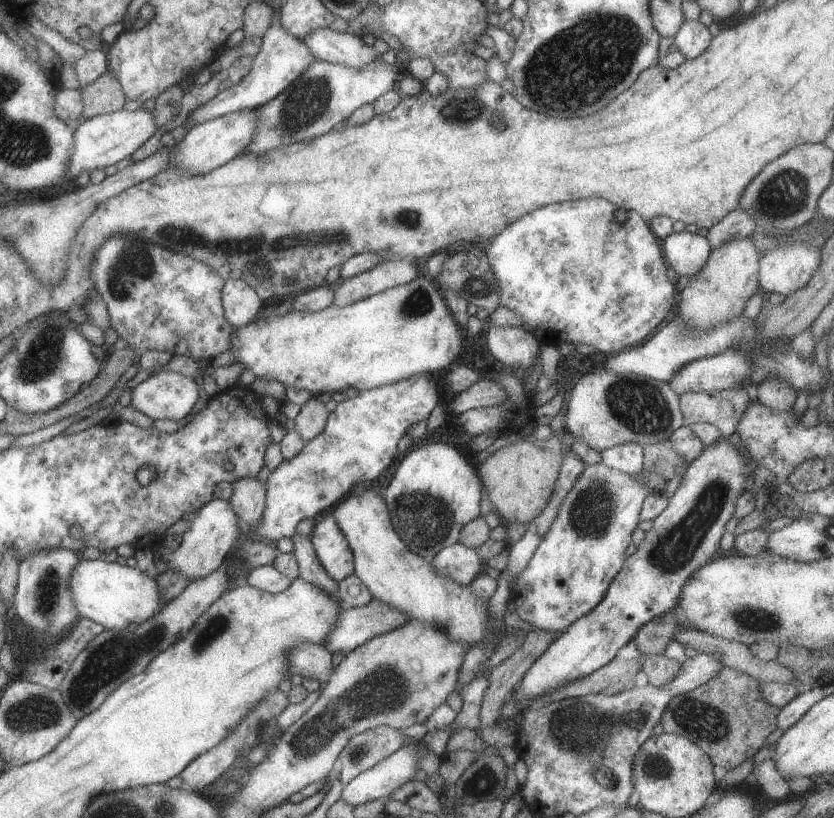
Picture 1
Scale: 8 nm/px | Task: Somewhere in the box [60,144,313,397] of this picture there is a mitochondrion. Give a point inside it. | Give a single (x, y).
(131, 268)

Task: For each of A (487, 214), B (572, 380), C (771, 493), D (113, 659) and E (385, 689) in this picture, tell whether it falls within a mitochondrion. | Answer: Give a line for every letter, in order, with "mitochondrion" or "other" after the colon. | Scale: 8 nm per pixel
A: other
B: other
C: other
D: mitochondrion
E: mitochondrion

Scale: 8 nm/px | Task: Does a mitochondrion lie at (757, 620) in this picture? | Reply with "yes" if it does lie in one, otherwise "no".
yes

